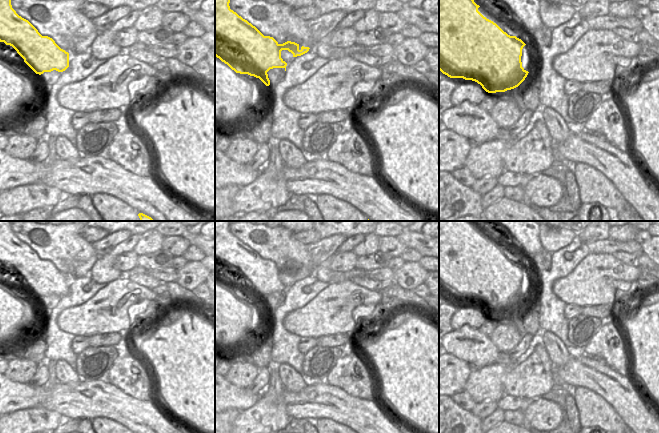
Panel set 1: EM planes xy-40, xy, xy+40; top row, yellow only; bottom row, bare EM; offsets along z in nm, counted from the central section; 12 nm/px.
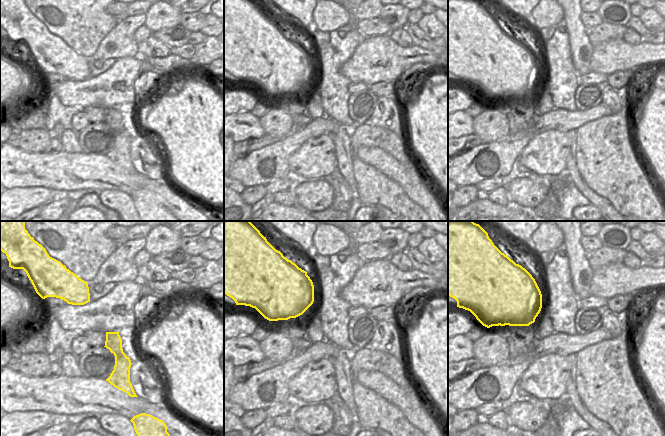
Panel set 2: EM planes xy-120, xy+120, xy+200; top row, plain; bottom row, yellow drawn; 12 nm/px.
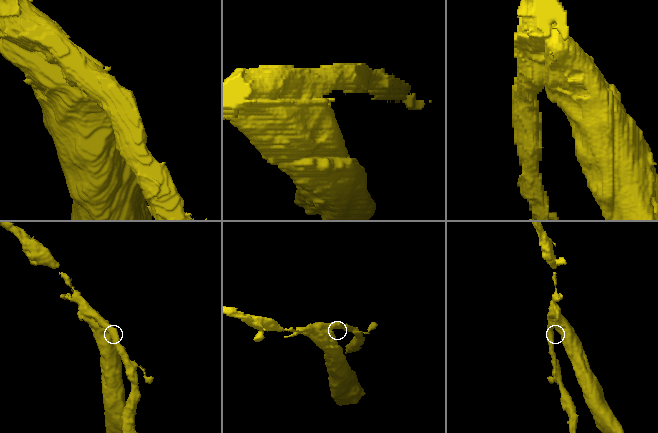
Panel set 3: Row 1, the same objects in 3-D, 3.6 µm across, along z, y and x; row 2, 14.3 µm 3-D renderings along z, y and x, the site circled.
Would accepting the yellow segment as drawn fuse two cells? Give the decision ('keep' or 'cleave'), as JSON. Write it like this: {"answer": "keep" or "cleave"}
{"answer": "cleave"}

